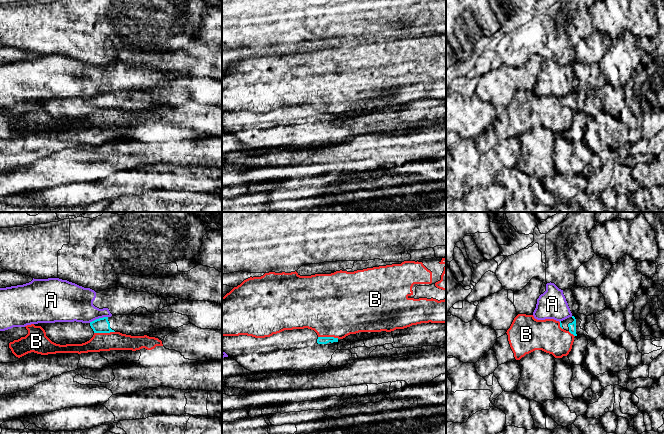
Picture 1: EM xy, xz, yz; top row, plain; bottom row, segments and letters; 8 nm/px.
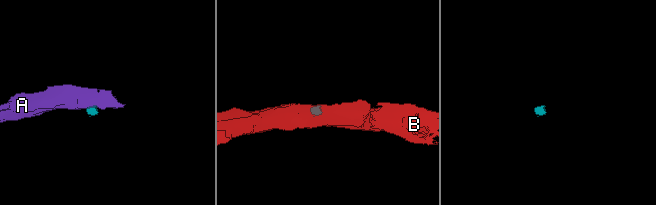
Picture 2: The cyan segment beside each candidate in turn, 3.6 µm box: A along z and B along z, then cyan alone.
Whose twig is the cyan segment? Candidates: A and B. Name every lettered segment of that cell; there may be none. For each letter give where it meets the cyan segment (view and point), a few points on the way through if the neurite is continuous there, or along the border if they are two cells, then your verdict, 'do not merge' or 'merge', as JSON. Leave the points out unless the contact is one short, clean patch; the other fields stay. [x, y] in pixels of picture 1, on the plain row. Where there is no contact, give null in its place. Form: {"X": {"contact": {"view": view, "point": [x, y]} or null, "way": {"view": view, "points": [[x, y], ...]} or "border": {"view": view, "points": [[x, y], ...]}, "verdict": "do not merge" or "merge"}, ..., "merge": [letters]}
{"A": {"contact": {"view": "xy", "point": [99, 94]}, "border": {"view": "xy", "points": [[107, 92], [96, 94], [89, 98]]}, "verdict": "do not merge"}, "B": {"contact": {"view": "xy", "point": [104, 108]}, "border": {"view": "xy", "points": [[114, 107], [94, 109]]}, "verdict": "do not merge"}, "merge": []}

